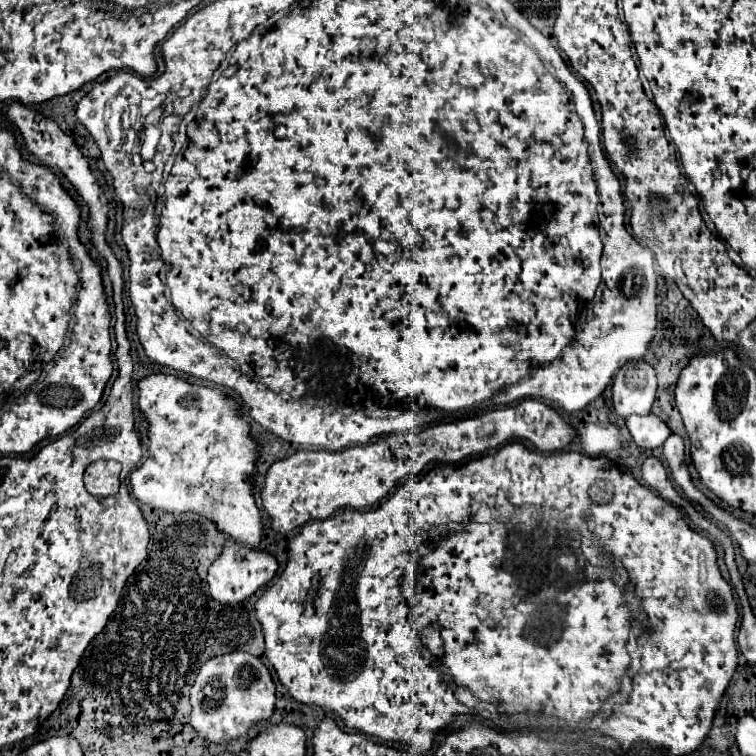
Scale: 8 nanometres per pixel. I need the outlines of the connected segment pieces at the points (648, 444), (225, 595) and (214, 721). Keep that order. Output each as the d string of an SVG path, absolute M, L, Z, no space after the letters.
M647 414L643 418L639 416L627 418L627 428L633 436L633 442L645 450L655 450L663 446L663 442L671 436L671 430L667 428L667 424L653 414Z
M227 542L223 554L209 568L207 582L209 594L215 602L224 605L242 604L249 596L253 596L259 588L269 584L277 572L277 560L267 552L257 552L247 546L239 546L237 542Z
M233 652L227 656L217 656L205 662L205 666L199 670L197 680L191 688L191 728L197 732L199 738L203 738L209 744L223 744L237 738L245 738L251 734L251 728L257 724L267 722L275 712L275 684L271 680L271 674L267 666L245 652Z

